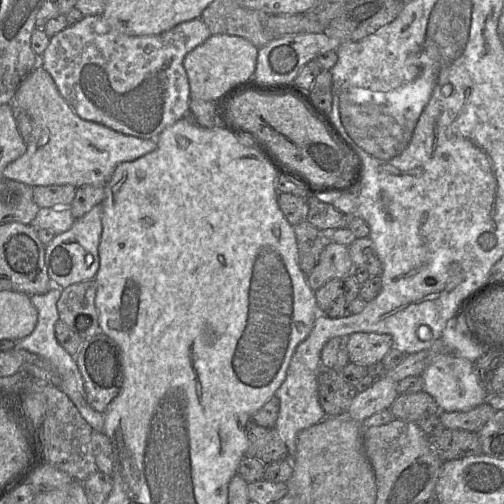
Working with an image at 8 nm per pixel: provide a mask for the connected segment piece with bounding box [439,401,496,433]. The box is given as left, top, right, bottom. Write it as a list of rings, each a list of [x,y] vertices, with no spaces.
[[[486,401],[468,411],[441,412],[439,418],[445,429],[477,433],[495,413],[496,410]]]

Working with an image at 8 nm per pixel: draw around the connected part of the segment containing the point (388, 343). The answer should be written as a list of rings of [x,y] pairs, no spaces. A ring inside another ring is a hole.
[[[356,332],[345,339],[349,360],[365,366],[382,361],[393,348],[393,340],[388,334]]]

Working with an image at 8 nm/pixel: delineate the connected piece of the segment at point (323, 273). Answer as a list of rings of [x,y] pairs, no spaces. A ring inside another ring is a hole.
[[[329,241],[323,249],[318,263],[307,274],[307,282],[313,291],[333,279],[343,279],[352,273],[354,263],[346,245]]]

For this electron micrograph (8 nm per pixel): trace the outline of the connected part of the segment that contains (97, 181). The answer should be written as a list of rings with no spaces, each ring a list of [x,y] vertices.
[[[36,66],[21,82],[11,106],[18,106],[31,118],[32,132],[26,142],[26,152],[4,169],[4,178],[33,186],[70,184],[75,188],[83,185],[105,185],[116,167],[122,162],[136,160],[157,148],[157,139],[142,139],[122,134],[100,123],[79,117],[60,94],[50,74],[41,66]]]

